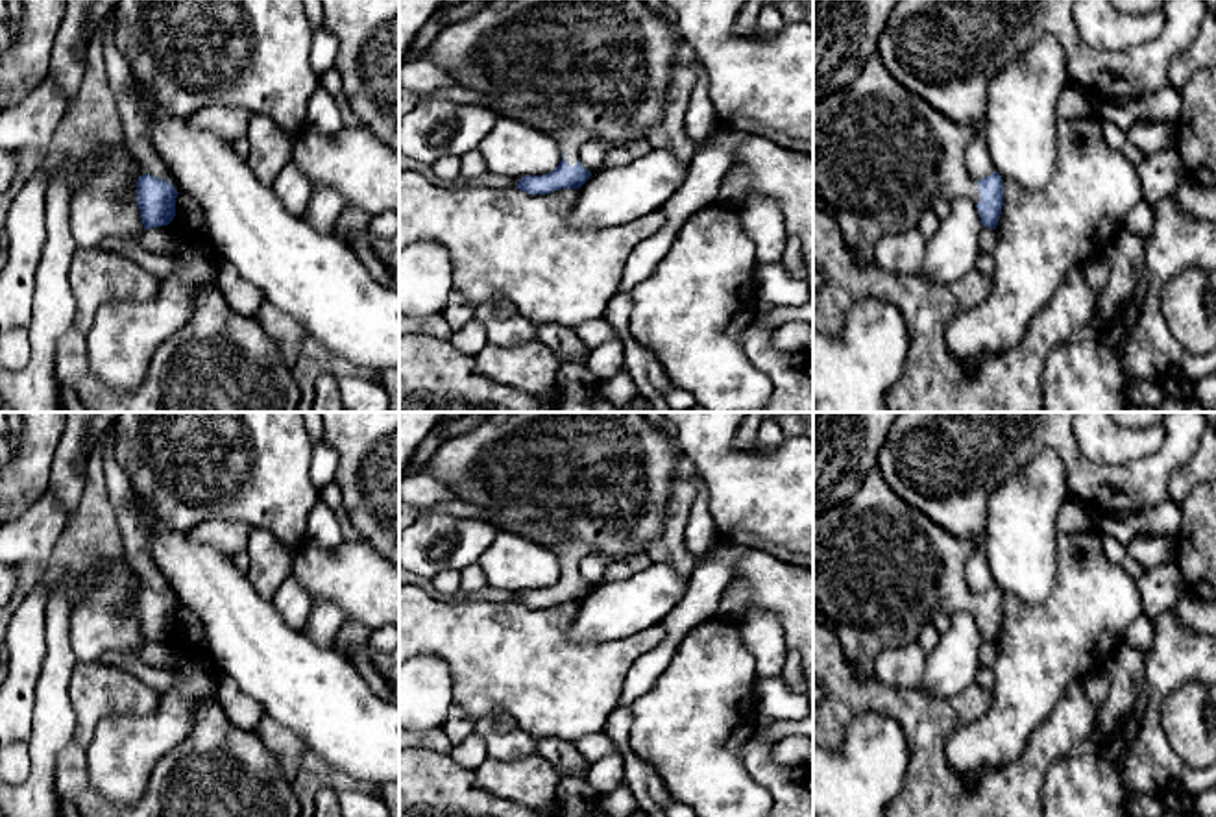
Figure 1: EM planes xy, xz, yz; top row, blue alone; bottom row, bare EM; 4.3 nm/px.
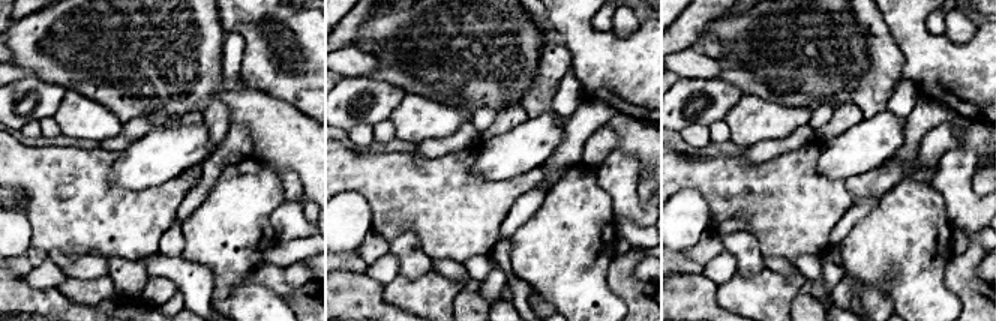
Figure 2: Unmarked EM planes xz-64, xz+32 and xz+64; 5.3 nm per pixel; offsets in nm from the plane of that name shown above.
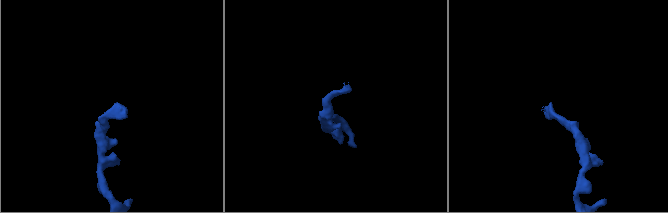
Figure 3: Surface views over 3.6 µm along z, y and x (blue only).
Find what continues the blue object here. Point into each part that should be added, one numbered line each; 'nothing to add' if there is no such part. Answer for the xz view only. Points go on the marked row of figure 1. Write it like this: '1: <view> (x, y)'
1: xz (581, 71)

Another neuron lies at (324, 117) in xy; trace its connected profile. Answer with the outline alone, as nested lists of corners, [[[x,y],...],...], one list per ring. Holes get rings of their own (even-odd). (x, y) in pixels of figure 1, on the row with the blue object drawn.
[[[318,85],[309,100],[307,128],[323,135],[336,133],[344,128],[334,96],[322,85]]]

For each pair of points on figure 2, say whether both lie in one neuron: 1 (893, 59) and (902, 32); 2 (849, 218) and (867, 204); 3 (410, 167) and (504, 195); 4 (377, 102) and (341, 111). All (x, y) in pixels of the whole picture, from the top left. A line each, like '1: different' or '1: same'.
1: different
2: same
3: same
4: same

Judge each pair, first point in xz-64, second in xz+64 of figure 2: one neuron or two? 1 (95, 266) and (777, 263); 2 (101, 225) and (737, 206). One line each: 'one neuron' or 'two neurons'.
1: two neurons
2: one neuron

